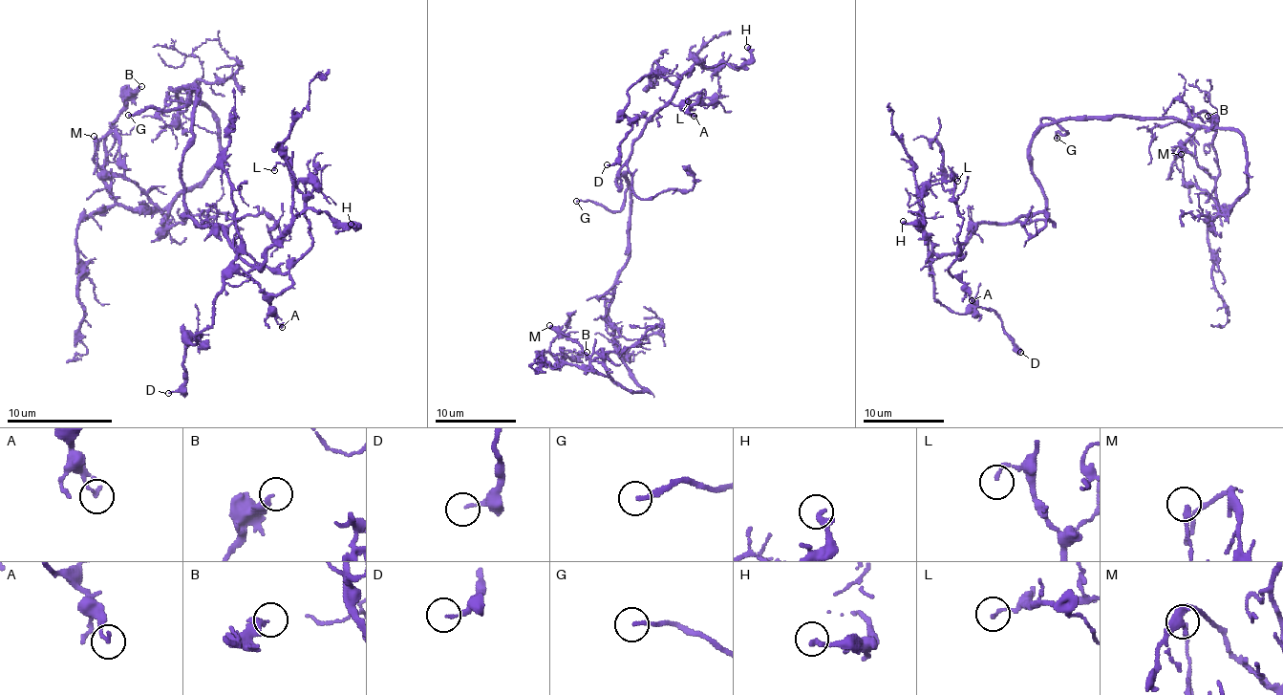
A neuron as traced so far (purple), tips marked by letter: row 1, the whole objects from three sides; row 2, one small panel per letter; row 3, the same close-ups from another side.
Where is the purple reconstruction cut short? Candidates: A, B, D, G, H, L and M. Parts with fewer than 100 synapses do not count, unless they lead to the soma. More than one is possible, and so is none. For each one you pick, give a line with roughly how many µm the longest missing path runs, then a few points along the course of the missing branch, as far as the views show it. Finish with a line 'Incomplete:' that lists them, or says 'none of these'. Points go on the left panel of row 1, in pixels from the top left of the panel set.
G: missing 30 µm; course (128, 115), (120, 104), (138, 88), (149, 73), (176, 88), (155, 101), (144, 134), (115, 173), (64, 192)
Incomplete: G

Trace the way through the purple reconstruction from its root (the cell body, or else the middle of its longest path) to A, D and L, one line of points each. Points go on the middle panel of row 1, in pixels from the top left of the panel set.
A: (629, 235), (630, 188), (616, 179), (619, 188), (630, 144), (668, 103), (702, 93), (686, 103), (694, 116)
D: (629, 235), (630, 188), (616, 179), (675, 89), (665, 73), (627, 91), (630, 130), (607, 164)
L: (629, 235), (630, 188), (625, 175), (619, 188), (619, 170), (668, 103), (716, 105), (708, 97), (688, 101)

